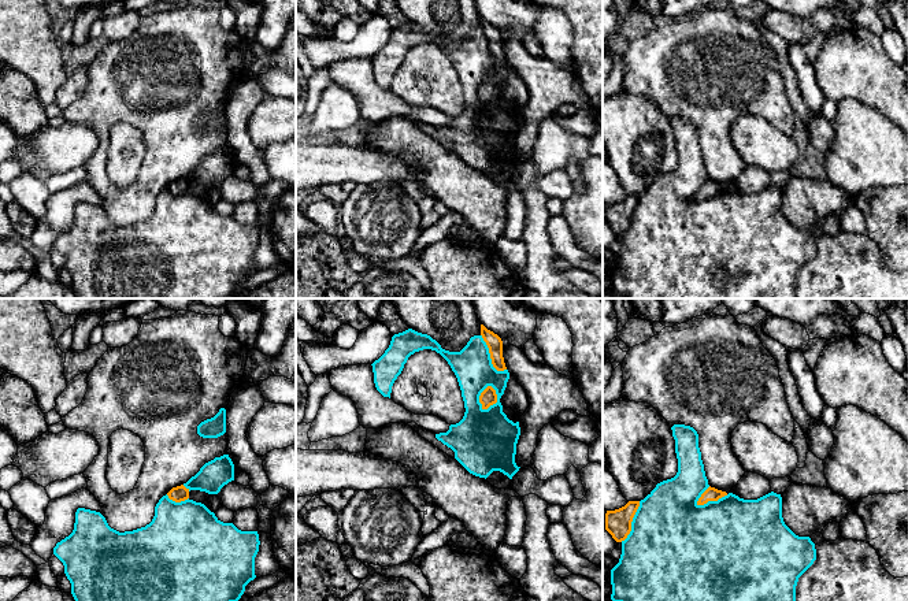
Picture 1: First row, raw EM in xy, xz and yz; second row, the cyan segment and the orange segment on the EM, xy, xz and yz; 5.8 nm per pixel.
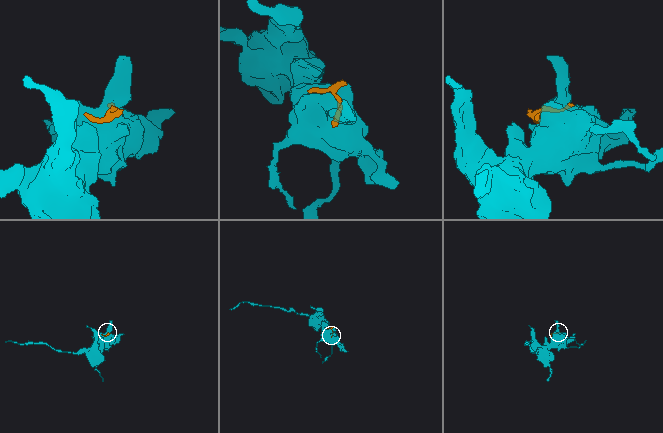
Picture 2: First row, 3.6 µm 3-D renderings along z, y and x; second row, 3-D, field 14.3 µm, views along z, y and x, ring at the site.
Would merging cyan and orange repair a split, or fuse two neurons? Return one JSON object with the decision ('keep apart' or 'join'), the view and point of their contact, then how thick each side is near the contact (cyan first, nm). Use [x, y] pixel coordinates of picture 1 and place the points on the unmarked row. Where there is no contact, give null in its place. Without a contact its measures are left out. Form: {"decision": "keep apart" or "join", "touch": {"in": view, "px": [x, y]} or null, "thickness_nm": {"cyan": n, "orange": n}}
{"decision": "keep apart", "touch": {"in": "xz", "px": [478, 91]}, "thickness_nm": {"cyan": 360, "orange": 100}}

